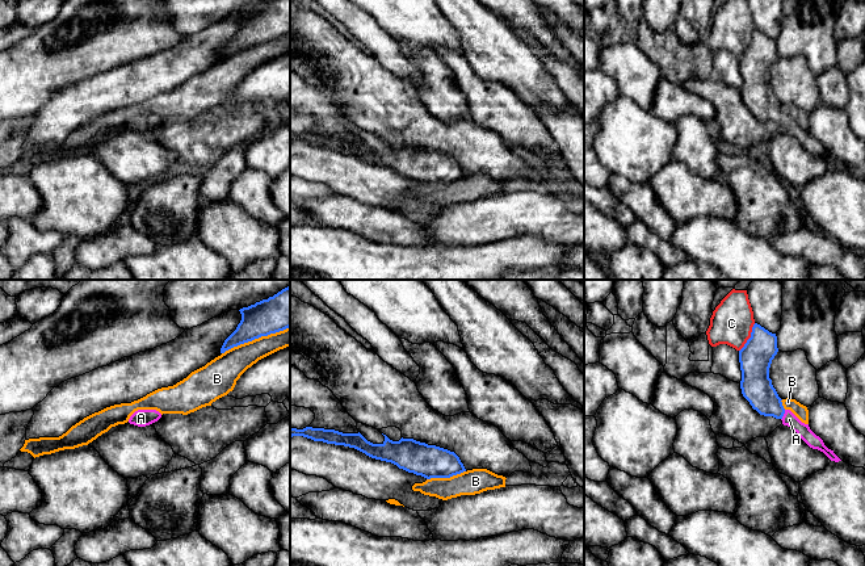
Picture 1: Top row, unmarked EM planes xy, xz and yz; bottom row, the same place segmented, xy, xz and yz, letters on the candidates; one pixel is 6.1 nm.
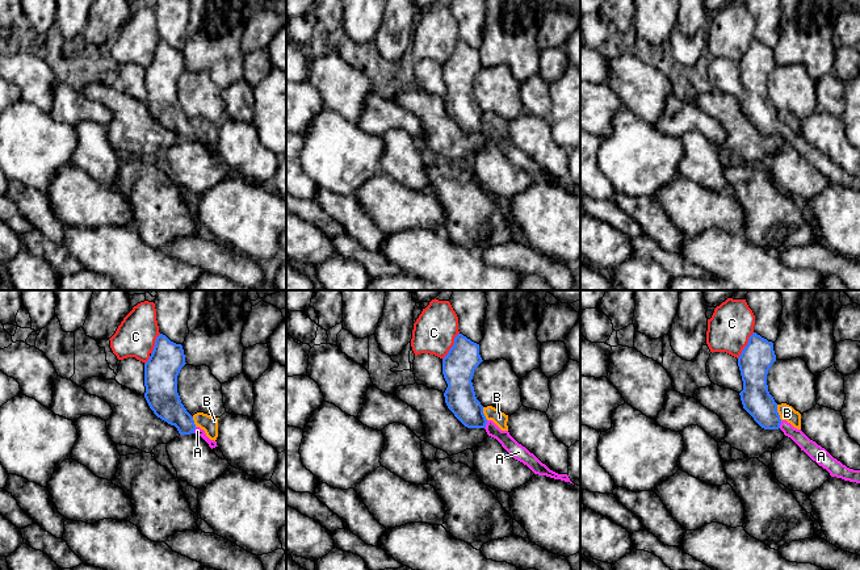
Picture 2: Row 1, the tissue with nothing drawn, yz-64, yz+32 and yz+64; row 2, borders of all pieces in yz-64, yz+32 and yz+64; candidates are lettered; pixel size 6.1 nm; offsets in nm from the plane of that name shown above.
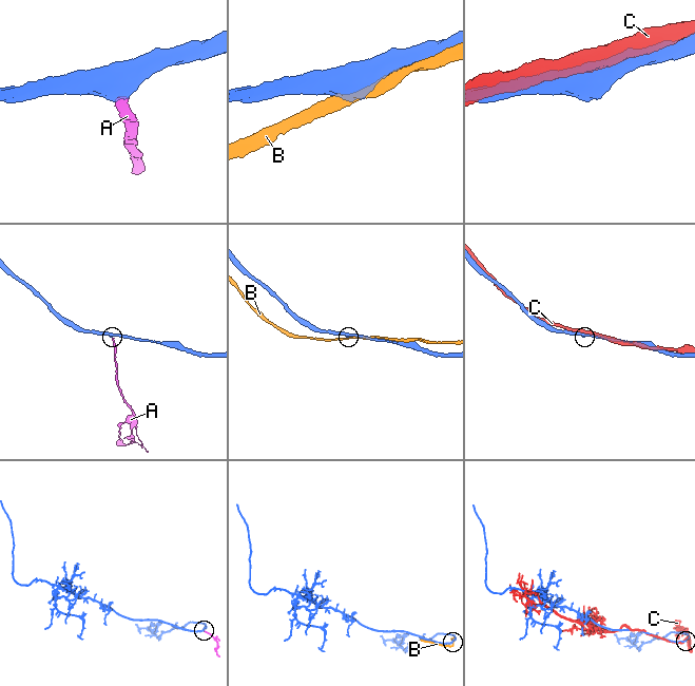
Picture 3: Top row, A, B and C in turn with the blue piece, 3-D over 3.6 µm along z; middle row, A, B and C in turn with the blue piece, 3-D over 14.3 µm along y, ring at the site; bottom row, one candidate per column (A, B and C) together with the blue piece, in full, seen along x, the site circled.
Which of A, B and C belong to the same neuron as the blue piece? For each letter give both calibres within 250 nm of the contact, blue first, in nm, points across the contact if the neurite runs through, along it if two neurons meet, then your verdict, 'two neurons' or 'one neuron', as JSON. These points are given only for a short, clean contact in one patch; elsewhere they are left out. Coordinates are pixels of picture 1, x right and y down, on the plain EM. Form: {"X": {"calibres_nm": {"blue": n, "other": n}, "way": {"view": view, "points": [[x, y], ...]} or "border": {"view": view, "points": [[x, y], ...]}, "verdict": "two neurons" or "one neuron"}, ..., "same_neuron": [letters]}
{"A": {"calibres_nm": {"blue": 190, "other": 90}, "way": {"view": "yz", "points": [[756, 92], [782, 121], [789, 125]]}, "verdict": "one neuron"}, "B": {"calibres_nm": {"blue": 220, "other": 190}, "verdict": "two neurons"}, "C": {"calibres_nm": {"blue": 200, "other": 260}, "verdict": "two neurons"}, "same_neuron": ["A"]}

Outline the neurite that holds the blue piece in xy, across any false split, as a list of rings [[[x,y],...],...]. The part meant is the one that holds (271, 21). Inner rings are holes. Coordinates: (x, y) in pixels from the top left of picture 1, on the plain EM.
[[[274,0],[239,16],[242,26],[224,46],[221,59],[290,33],[290,0]]]

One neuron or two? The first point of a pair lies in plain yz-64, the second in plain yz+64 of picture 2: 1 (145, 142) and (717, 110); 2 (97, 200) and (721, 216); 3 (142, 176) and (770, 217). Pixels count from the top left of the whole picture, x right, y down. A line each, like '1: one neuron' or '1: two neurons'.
1: one neuron
2: one neuron
3: one neuron

